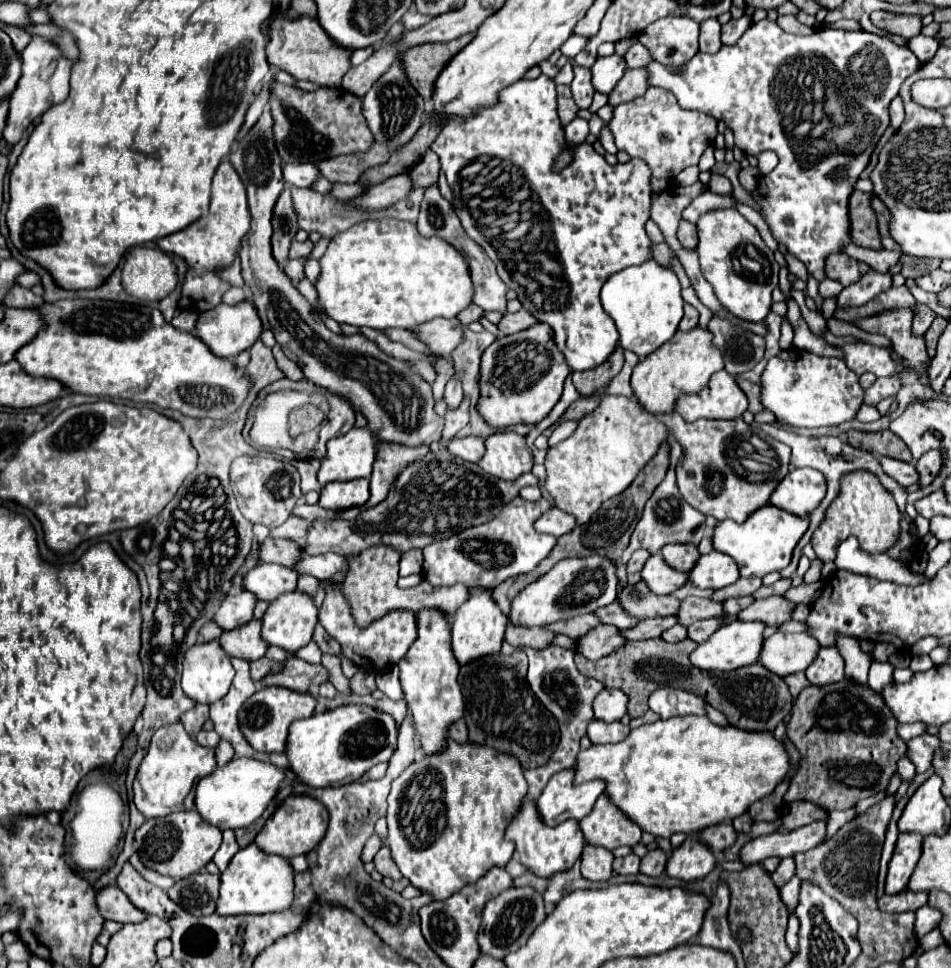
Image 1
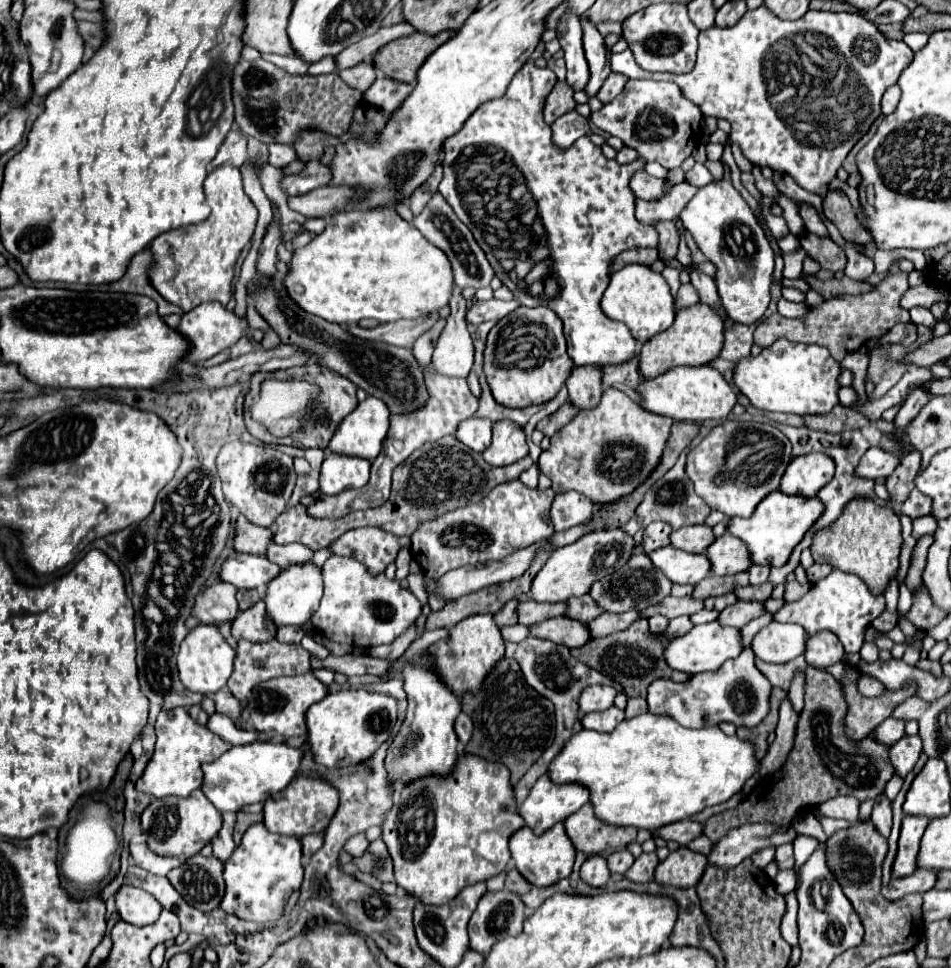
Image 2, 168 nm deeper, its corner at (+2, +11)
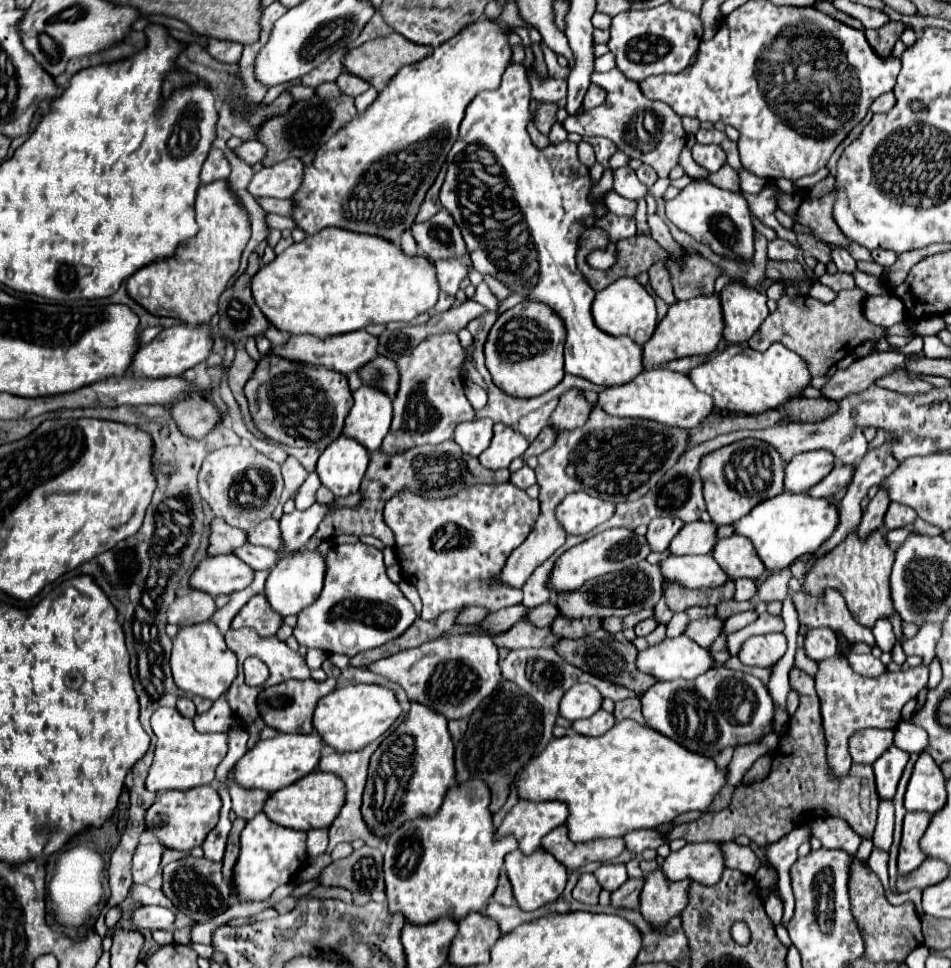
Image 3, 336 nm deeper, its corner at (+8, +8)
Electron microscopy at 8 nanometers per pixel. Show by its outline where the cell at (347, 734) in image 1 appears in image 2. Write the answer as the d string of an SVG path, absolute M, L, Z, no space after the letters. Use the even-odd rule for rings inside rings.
M343 689L329 693L307 709L307 745L317 765L327 769L359 765L367 761L381 743L387 741L397 719L395 699L365 689Z

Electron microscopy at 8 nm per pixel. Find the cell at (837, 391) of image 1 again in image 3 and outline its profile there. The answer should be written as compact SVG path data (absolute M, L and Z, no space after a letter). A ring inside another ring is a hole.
M745 344L727 346L707 362L689 370L687 376L697 390L703 390L713 398L715 408L739 414L761 414L769 408L777 408L791 396L799 396L801 388L811 380L805 362L781 344L773 344L767 352L751 350Z

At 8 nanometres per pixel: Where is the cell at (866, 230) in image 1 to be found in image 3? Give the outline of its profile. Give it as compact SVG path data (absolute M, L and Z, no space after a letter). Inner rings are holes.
M835 192L825 194L823 198L803 198L803 202L795 212L795 222L807 226L813 232L813 236L817 236L821 242L847 246L849 240L845 238L845 234L841 234L831 214L833 200L835 200Z

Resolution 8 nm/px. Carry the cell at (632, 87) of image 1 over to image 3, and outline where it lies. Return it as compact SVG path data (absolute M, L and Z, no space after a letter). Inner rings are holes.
M591 84L591 86L589 86L589 90L587 90L587 94L585 94L583 108L585 108L585 110L591 110L591 108L601 106L601 104L605 102L605 96L607 96L607 92L605 92L603 88L599 88L599 86Z

